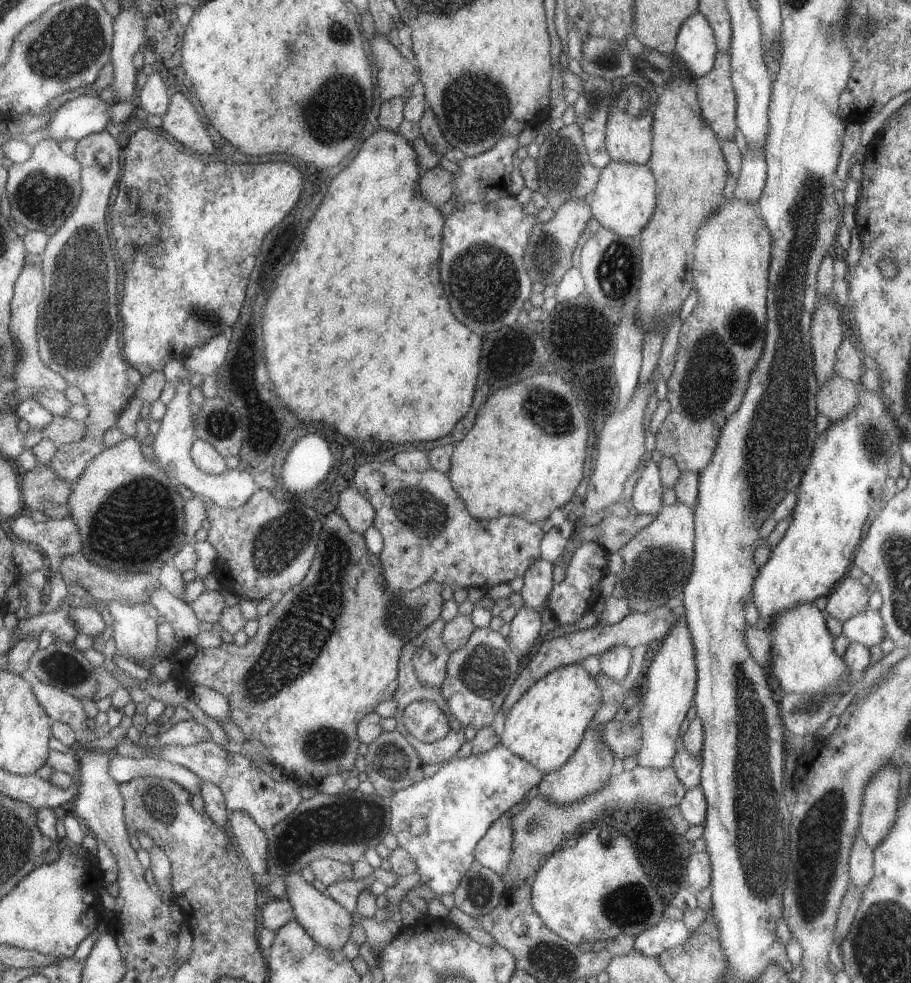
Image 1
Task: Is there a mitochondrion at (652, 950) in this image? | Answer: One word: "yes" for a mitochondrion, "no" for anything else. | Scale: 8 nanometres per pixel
no

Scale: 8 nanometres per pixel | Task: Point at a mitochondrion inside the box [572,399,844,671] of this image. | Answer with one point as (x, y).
(653, 573)

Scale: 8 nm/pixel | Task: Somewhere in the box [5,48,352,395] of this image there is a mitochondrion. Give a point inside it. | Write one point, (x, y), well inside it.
(76, 328)

